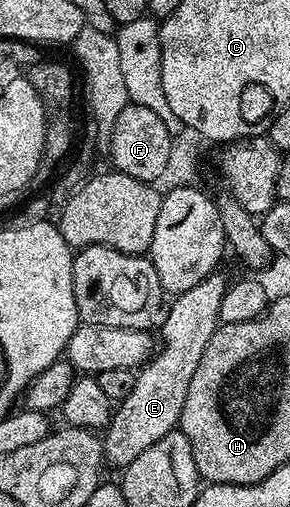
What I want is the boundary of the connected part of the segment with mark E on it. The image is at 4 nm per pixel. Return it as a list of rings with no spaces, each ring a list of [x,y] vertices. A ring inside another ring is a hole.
[[[215,272],[206,276],[206,280],[194,284],[190,292],[177,294],[167,303],[159,323],[158,345],[148,361],[135,371],[136,383],[130,396],[111,411],[111,418],[103,431],[104,457],[109,467],[130,465],[146,452],[146,448],[150,448],[150,444],[158,444],[162,436],[179,427],[182,404],[186,404],[186,388],[190,388],[198,360],[202,360],[202,352],[206,352],[206,344],[210,344],[210,336],[214,336],[220,322],[222,296],[230,284],[229,279],[224,279],[221,274]]]

